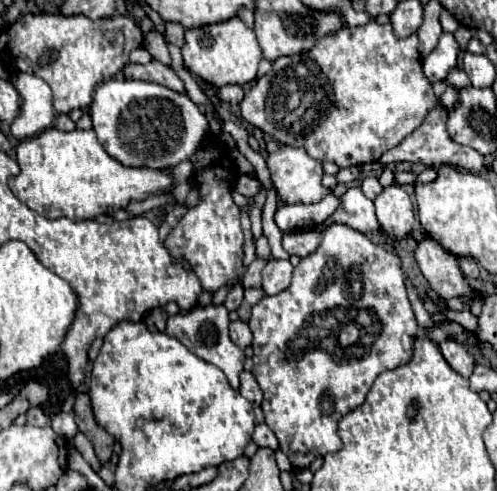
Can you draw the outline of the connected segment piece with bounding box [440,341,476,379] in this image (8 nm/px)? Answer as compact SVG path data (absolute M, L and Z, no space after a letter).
M446 341L446 343L440 345L440 351L442 351L444 359L448 361L448 365L450 365L456 373L460 373L460 375L466 377L466 379L472 375L476 361L474 361L474 357L468 353L468 349L466 349L464 345L460 345L460 343L456 343L456 341Z

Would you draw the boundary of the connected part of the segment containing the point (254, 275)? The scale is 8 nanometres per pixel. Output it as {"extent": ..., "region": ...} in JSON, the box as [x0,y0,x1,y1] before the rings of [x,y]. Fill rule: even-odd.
{"extent":[244,257,268,287],"region":[[[256,257],[250,263],[250,267],[244,273],[244,287],[260,287],[260,283],[262,283],[262,269],[264,269],[266,263],[268,263],[268,259],[260,259],[260,257]]]}

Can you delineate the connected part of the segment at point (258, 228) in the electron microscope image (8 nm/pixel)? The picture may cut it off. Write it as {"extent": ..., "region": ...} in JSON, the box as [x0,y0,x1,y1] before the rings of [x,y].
{"extent":[250,189,266,241],"region":[[[262,189],[262,191],[260,191],[260,193],[254,197],[254,203],[252,203],[252,209],[250,212],[251,231],[255,241],[257,241],[263,235],[261,215],[264,199],[266,199],[266,191]]]}

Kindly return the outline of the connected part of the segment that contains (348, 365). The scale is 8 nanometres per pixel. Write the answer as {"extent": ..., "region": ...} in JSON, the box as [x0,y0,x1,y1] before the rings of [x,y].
{"extent":[248,223,418,469],"region":[[[332,223],[324,231],[320,247],[294,269],[288,289],[276,297],[266,295],[252,307],[248,325],[254,333],[252,375],[264,391],[262,411],[266,425],[276,433],[280,449],[294,469],[308,469],[318,455],[342,449],[338,419],[350,411],[350,403],[360,405],[366,399],[368,389],[382,371],[408,363],[418,335],[418,323],[404,289],[400,257],[342,223]]]}

